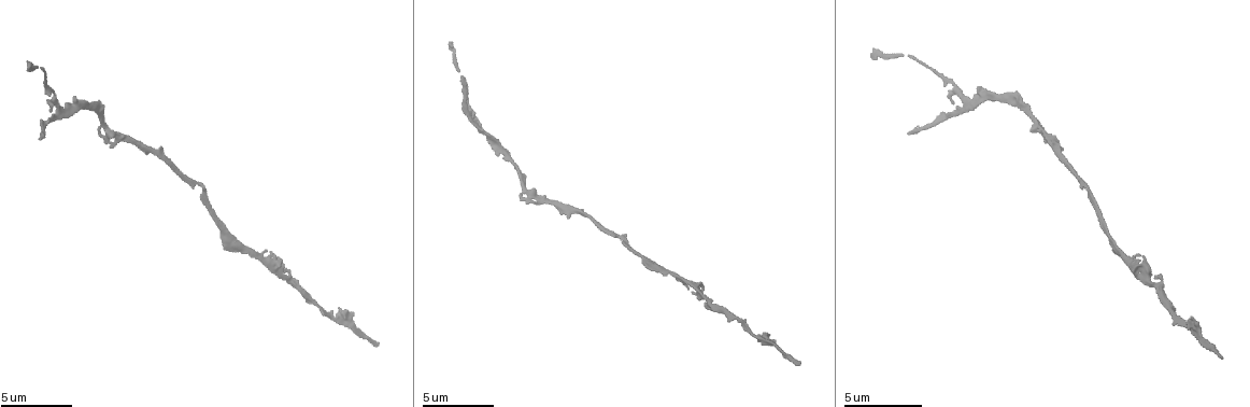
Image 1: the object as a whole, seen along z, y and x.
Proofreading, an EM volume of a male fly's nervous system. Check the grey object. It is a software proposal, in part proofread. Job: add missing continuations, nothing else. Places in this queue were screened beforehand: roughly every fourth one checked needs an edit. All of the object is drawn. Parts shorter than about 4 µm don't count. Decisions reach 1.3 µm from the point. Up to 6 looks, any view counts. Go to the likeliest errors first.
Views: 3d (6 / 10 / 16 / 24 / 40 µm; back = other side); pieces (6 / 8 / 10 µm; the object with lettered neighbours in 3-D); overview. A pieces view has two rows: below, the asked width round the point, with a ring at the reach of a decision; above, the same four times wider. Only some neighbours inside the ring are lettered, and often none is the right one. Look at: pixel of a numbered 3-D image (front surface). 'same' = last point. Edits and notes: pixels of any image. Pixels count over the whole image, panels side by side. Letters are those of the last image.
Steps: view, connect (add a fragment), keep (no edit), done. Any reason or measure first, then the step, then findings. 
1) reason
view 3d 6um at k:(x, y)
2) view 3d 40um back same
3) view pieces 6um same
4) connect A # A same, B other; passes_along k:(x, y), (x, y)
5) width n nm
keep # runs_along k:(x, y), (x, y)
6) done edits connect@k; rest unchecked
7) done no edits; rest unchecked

end of a long branch
view 3d 10um at 1:(796, 360)

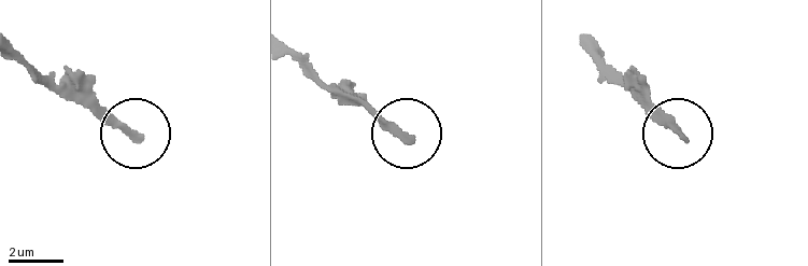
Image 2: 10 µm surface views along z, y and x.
view pieces 10um at 2:(683, 138)

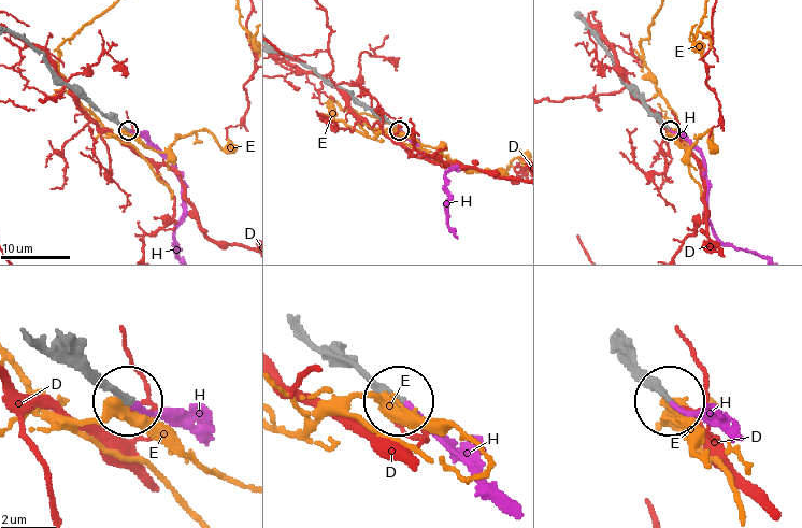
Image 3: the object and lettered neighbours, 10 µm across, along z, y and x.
connect H # D other, E other, H same; passes_along 3:(656, 116), (702, 155), (710, 222); it goes on there

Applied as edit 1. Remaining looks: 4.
see it whole again
view overview

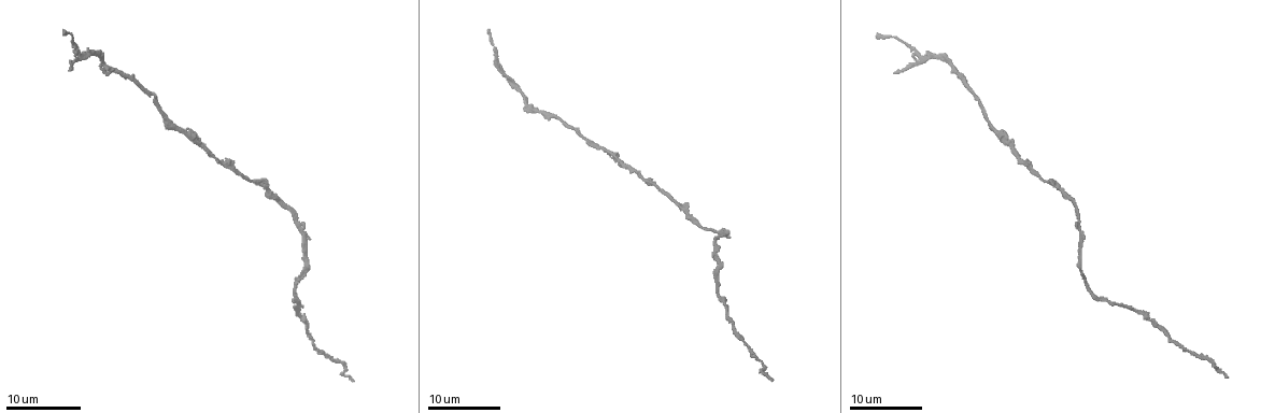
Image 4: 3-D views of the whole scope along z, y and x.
free end
view 3d 16um at 4:(893, 73)

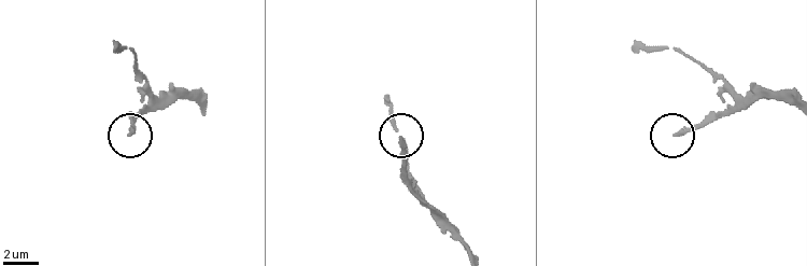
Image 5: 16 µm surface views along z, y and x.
view pieces 6um at 5:(398, 139)

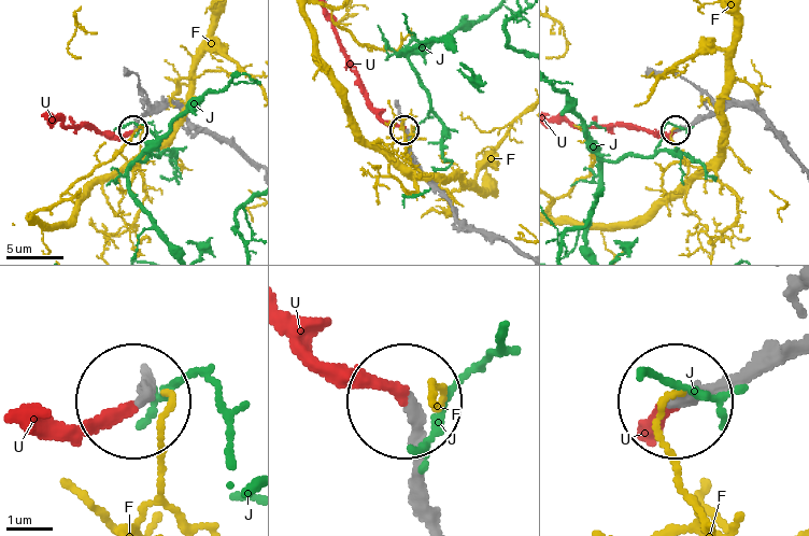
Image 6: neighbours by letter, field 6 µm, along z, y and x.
connect U # F other, J other, U same; passes_along 6:(440, 517), (417, 470), (409, 405), (325, 366), (289, 309); it goes on there

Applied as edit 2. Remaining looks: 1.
done edits connect@3, connect@6; rest unchecked

